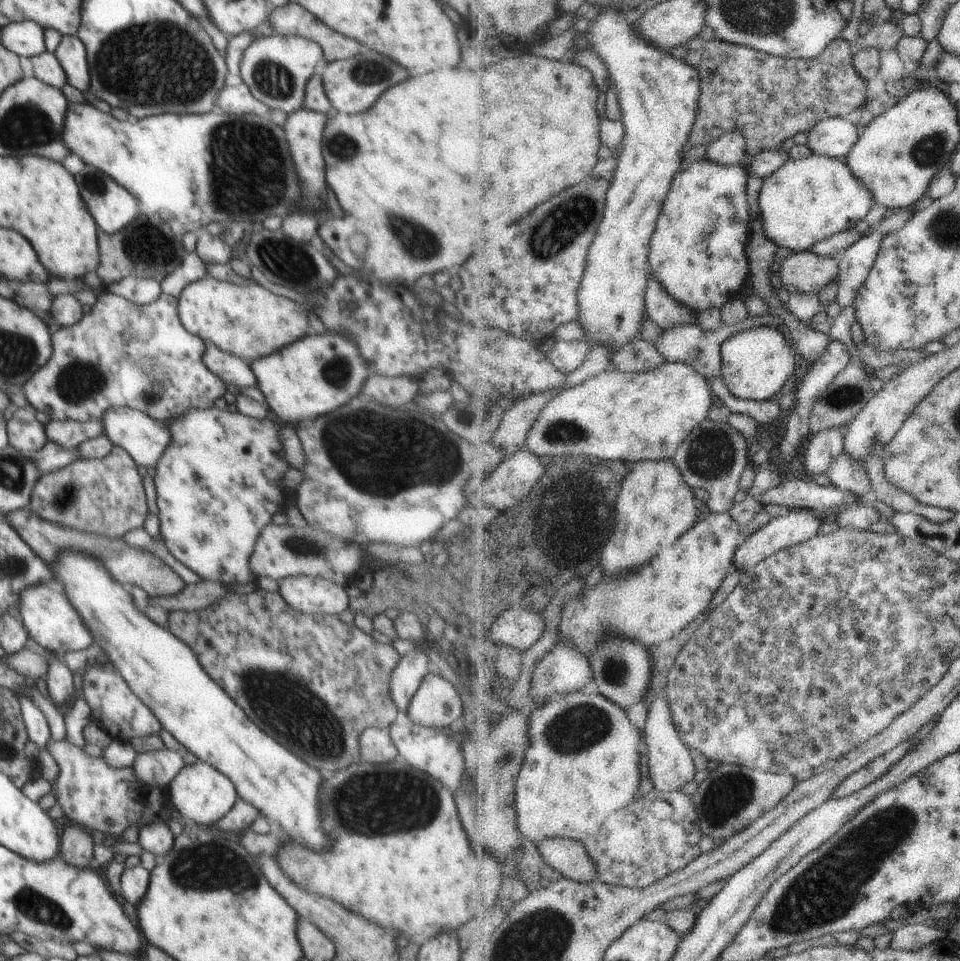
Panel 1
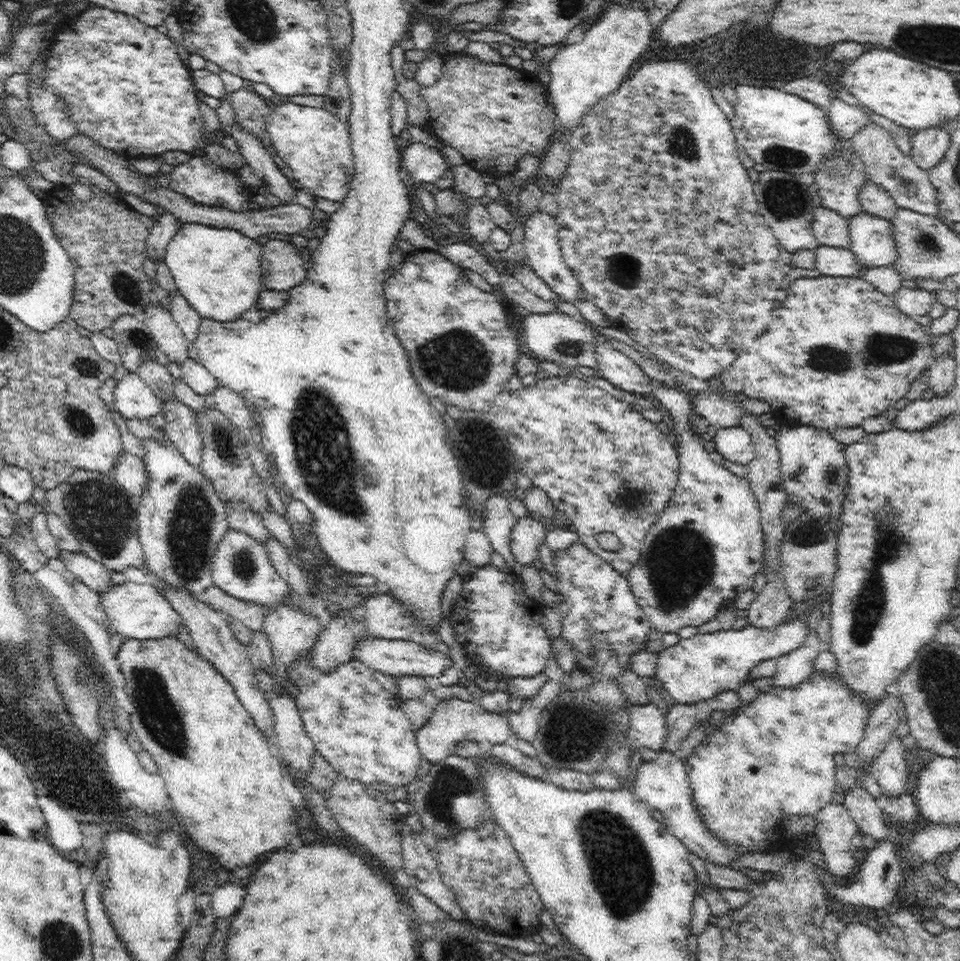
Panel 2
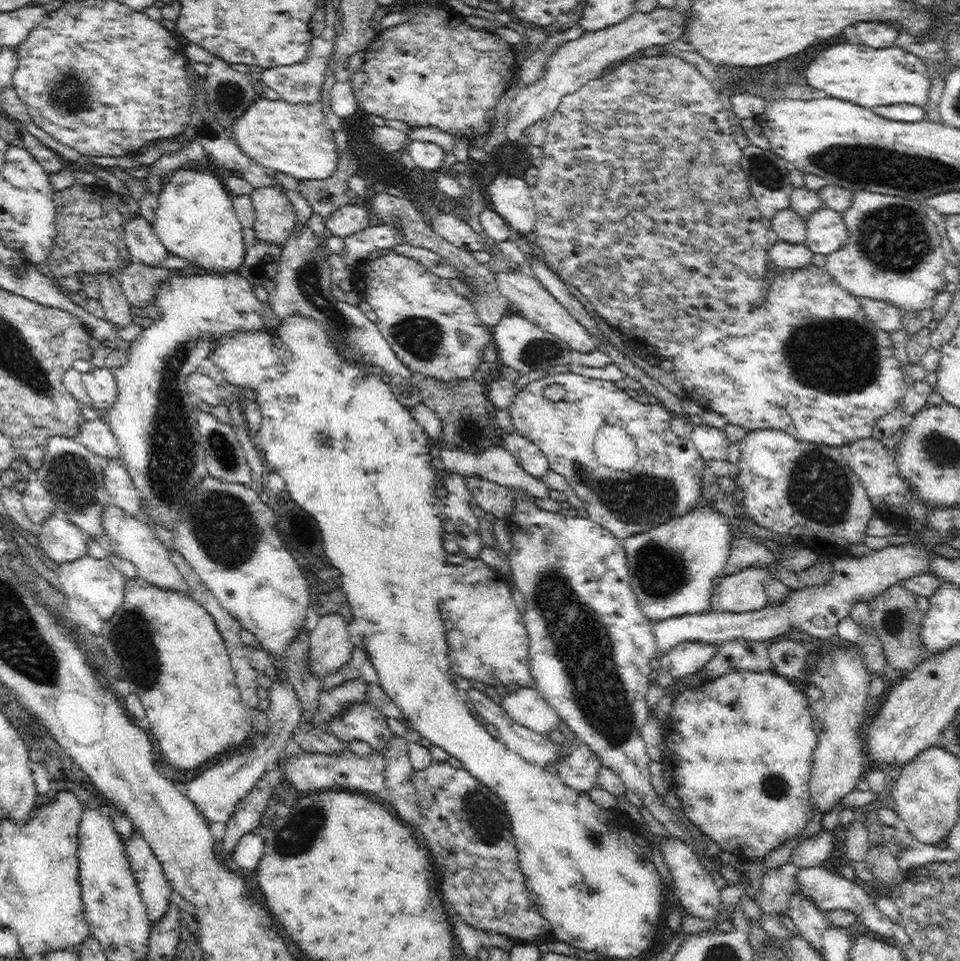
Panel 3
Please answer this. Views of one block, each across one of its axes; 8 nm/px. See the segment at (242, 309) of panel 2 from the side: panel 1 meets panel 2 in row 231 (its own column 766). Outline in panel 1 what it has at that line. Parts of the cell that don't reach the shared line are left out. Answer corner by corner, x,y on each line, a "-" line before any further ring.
814,155
810,156
810,158
806,159
790,159
790,162
786,164
786,166
780,168
774,176
770,176
768,179
764,179
764,185
760,192
759,197
759,214
764,218
764,230
766,230
766,236
770,238
770,240
774,240
780,248
788,248
793,250
794,253
799,253
802,251
812,251
817,244
820,244
823,240
827,238
832,238
840,233
848,233
850,229
855,229
858,226
858,222
862,222
864,219
869,219
870,214
872,212
872,208
876,205
876,196
874,196
874,192
868,188
868,186
864,186
862,184
862,180
858,180
858,176
854,174
854,170
850,168
850,165
843,159
830,158
830,156
822,156
822,155

